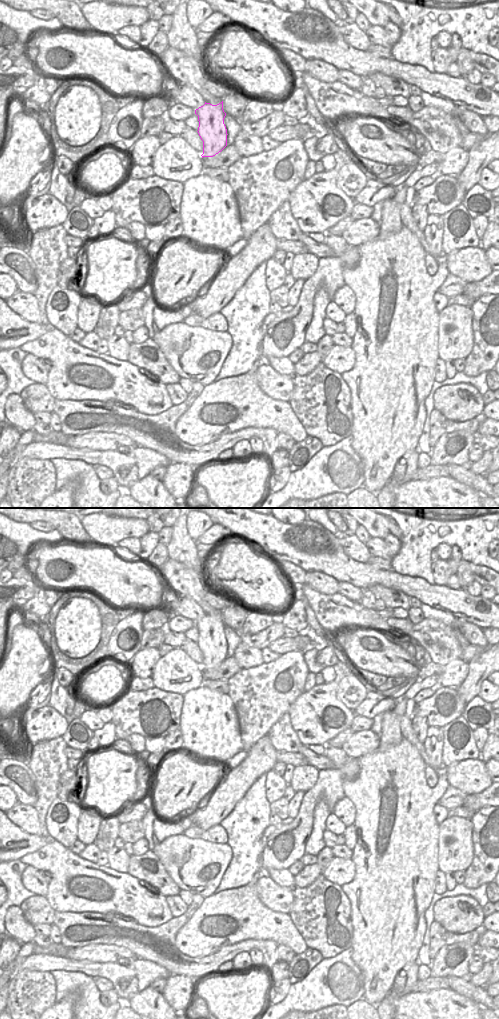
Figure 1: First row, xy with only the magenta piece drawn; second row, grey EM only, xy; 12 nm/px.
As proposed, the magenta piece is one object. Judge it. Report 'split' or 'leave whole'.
leave whole

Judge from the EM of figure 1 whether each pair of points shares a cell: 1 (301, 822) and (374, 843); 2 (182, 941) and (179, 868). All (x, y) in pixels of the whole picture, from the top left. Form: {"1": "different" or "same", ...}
{"1": "different", "2": "different"}

